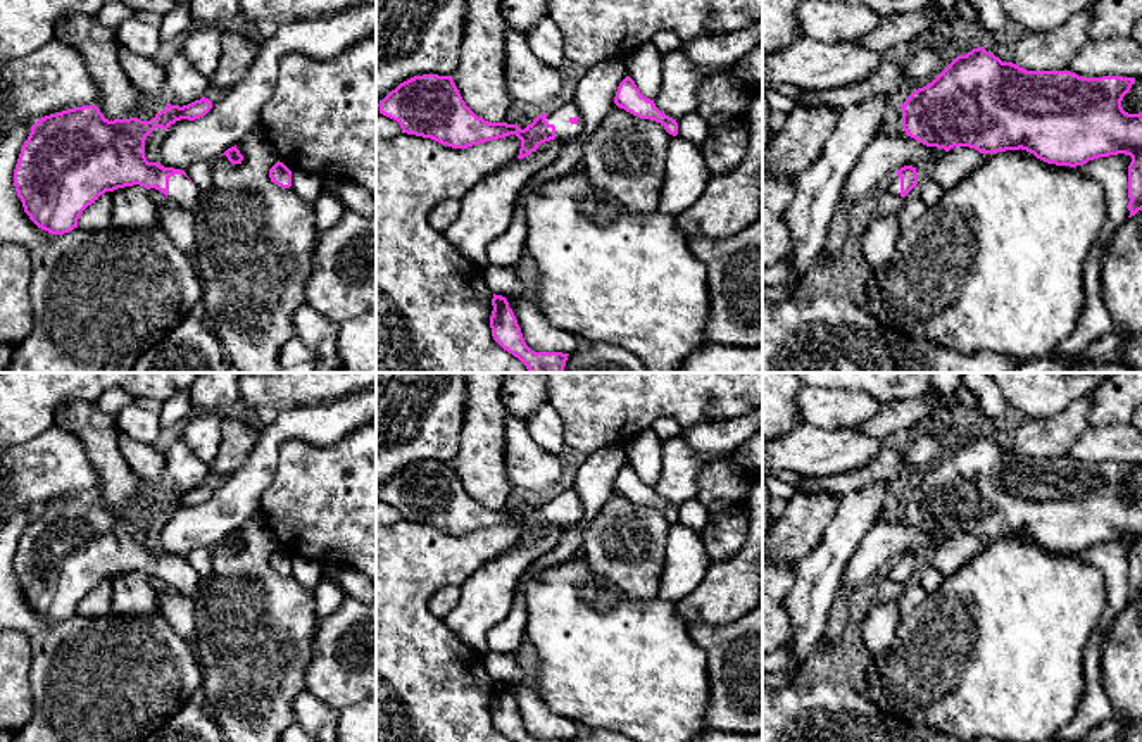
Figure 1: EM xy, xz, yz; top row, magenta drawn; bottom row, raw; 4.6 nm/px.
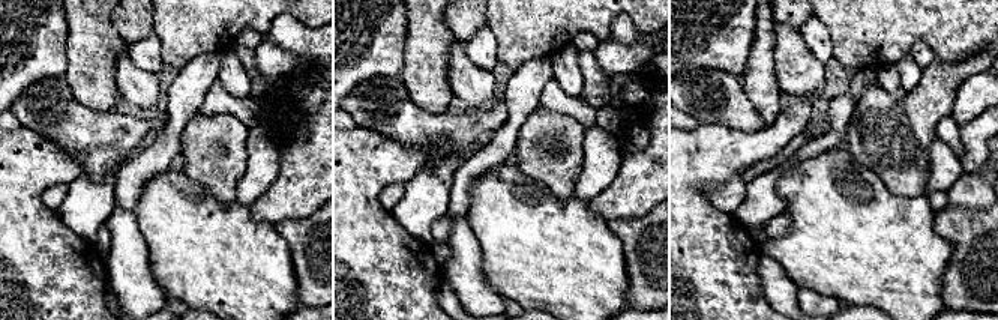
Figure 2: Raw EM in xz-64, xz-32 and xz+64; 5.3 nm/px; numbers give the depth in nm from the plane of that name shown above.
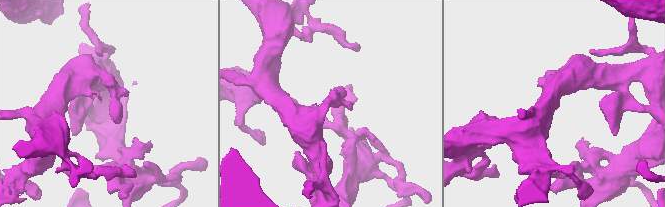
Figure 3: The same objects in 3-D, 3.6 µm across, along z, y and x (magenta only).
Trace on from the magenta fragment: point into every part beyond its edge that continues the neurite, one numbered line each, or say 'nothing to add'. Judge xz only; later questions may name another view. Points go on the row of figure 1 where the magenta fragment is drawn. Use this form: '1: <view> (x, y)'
1: xz (487, 209)

